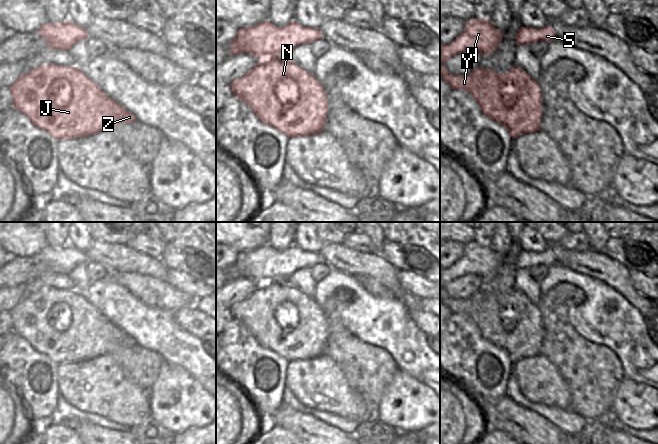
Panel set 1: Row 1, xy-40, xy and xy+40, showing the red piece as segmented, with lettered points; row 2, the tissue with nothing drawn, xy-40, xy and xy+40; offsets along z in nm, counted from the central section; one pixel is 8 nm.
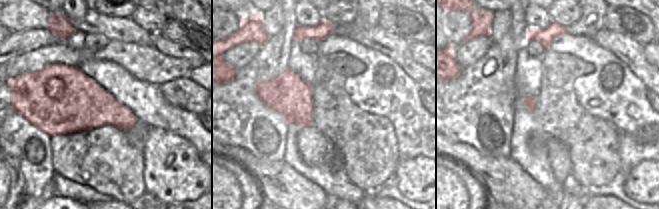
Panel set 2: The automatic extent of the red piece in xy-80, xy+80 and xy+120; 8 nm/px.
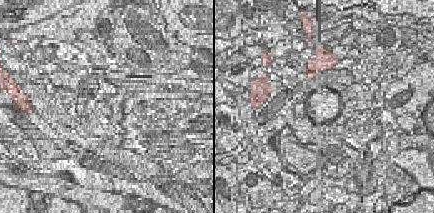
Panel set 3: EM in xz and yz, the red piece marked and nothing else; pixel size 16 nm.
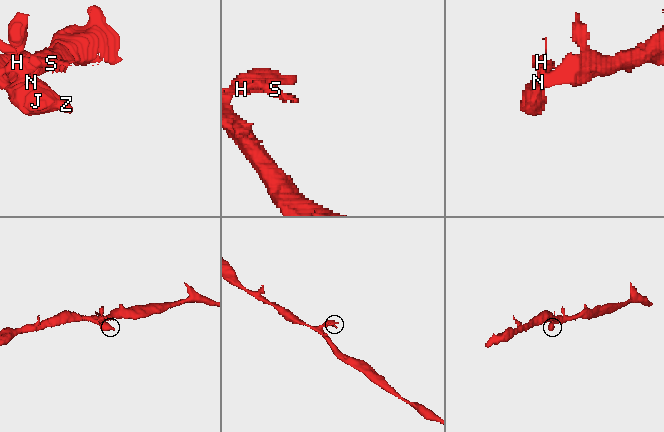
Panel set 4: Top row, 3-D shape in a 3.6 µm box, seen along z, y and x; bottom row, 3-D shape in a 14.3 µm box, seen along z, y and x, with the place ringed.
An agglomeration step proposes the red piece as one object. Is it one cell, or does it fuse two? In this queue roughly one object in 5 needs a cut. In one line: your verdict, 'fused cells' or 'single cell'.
single cell

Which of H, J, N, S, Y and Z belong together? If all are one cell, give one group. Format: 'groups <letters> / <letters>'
groups H J N S Y Z

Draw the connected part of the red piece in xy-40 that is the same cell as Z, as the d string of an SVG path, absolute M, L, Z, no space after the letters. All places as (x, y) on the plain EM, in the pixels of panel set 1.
M39 289L10 310L12 331L58 365L137 345L77 291Z

